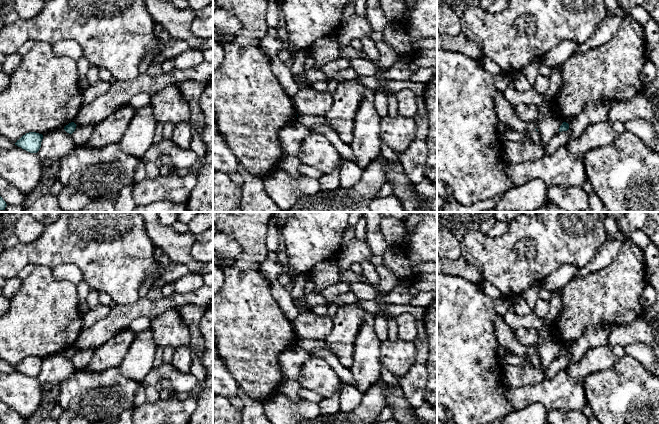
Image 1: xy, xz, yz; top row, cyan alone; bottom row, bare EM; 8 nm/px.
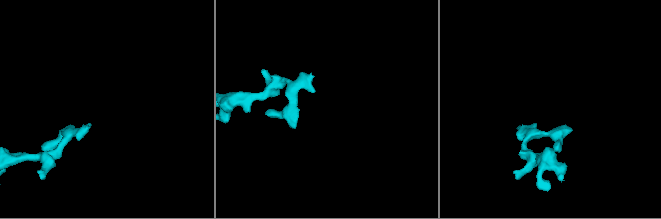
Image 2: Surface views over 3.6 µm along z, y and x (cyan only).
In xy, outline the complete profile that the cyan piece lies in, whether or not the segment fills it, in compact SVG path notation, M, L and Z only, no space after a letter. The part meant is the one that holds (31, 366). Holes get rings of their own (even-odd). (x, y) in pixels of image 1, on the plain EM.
M29 356L23 359L15 369L30 376L37 377L41 371L43 359L36 356Z

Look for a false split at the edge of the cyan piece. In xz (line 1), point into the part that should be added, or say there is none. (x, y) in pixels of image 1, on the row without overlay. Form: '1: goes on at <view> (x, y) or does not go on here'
1: does not go on here

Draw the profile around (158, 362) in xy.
M157 346L156 353L155 353L154 367L157 368L161 366L162 363L163 363L163 348L161 348L160 346Z

